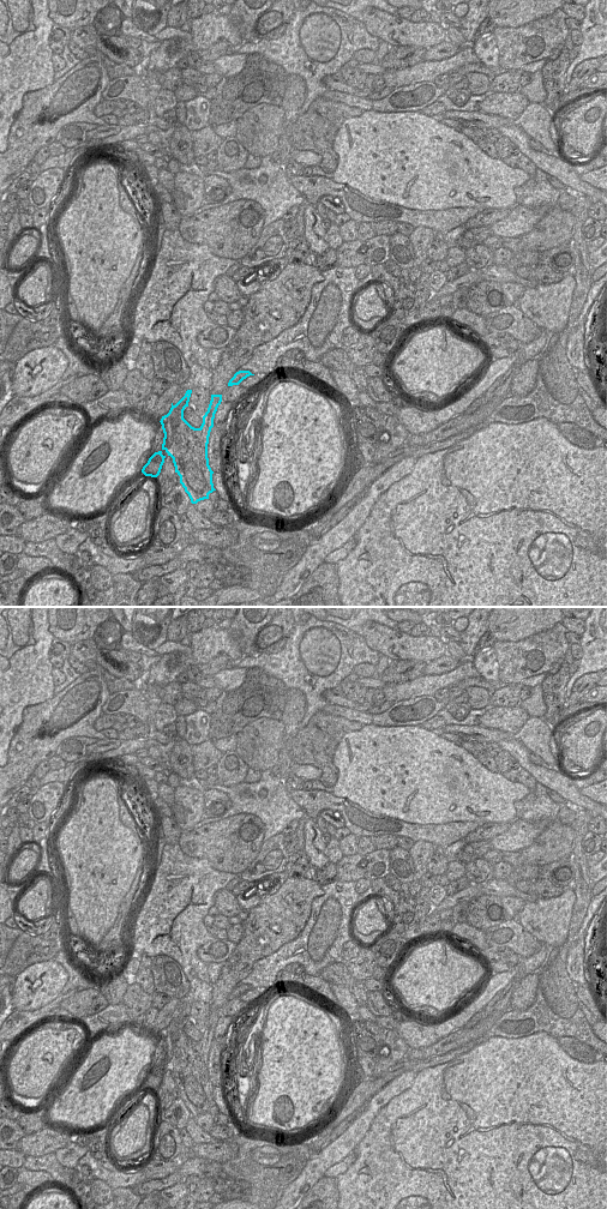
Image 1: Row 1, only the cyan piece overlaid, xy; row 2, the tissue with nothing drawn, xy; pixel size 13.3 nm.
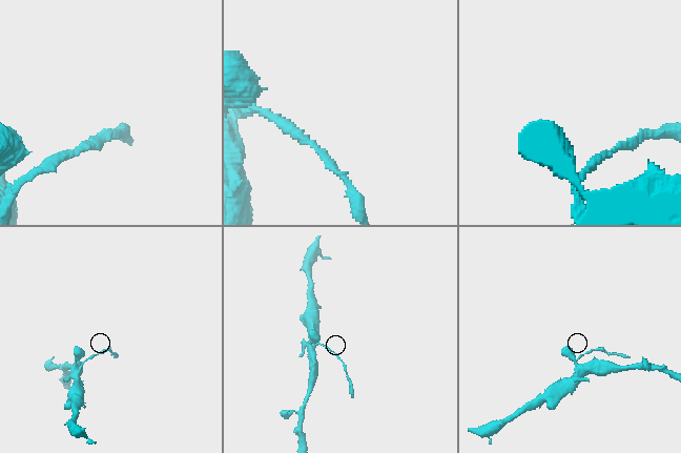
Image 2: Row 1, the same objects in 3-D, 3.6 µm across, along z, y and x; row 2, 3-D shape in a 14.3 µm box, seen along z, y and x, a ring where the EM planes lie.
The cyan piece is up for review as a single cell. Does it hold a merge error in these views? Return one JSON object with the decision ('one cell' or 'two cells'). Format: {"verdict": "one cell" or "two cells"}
{"verdict": "two cells"}

